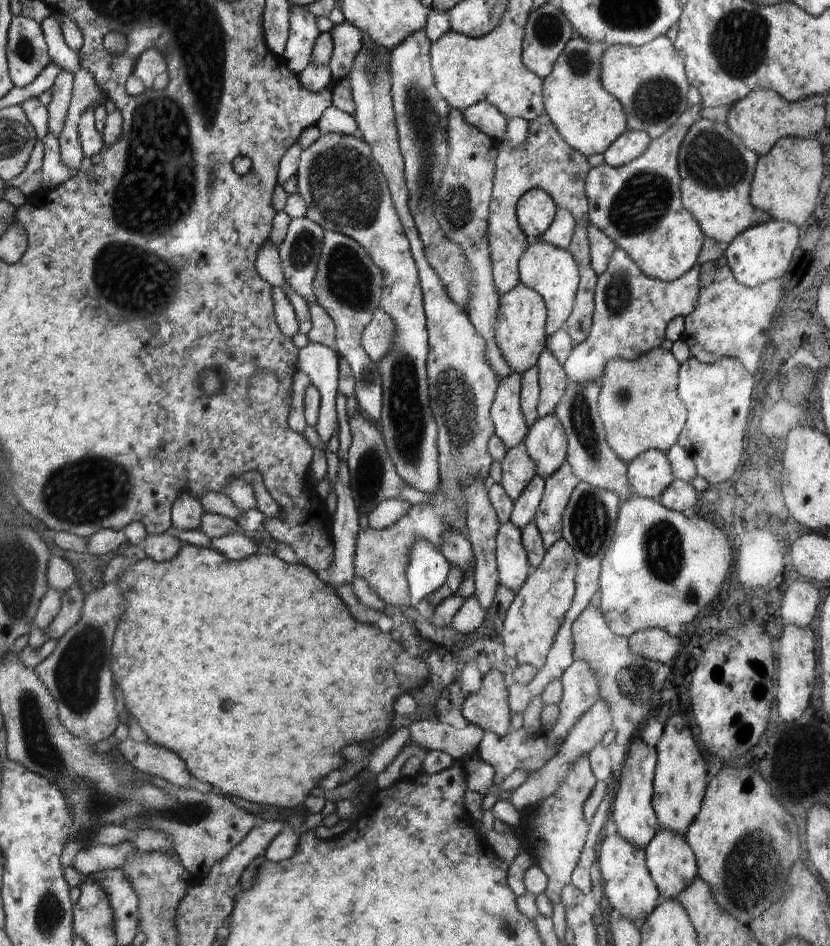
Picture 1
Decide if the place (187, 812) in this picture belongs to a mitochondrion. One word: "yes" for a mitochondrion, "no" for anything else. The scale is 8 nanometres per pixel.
yes

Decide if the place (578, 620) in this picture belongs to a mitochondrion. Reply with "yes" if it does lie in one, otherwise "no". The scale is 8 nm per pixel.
no

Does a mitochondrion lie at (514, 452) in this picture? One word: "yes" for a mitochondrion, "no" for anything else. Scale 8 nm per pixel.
no

